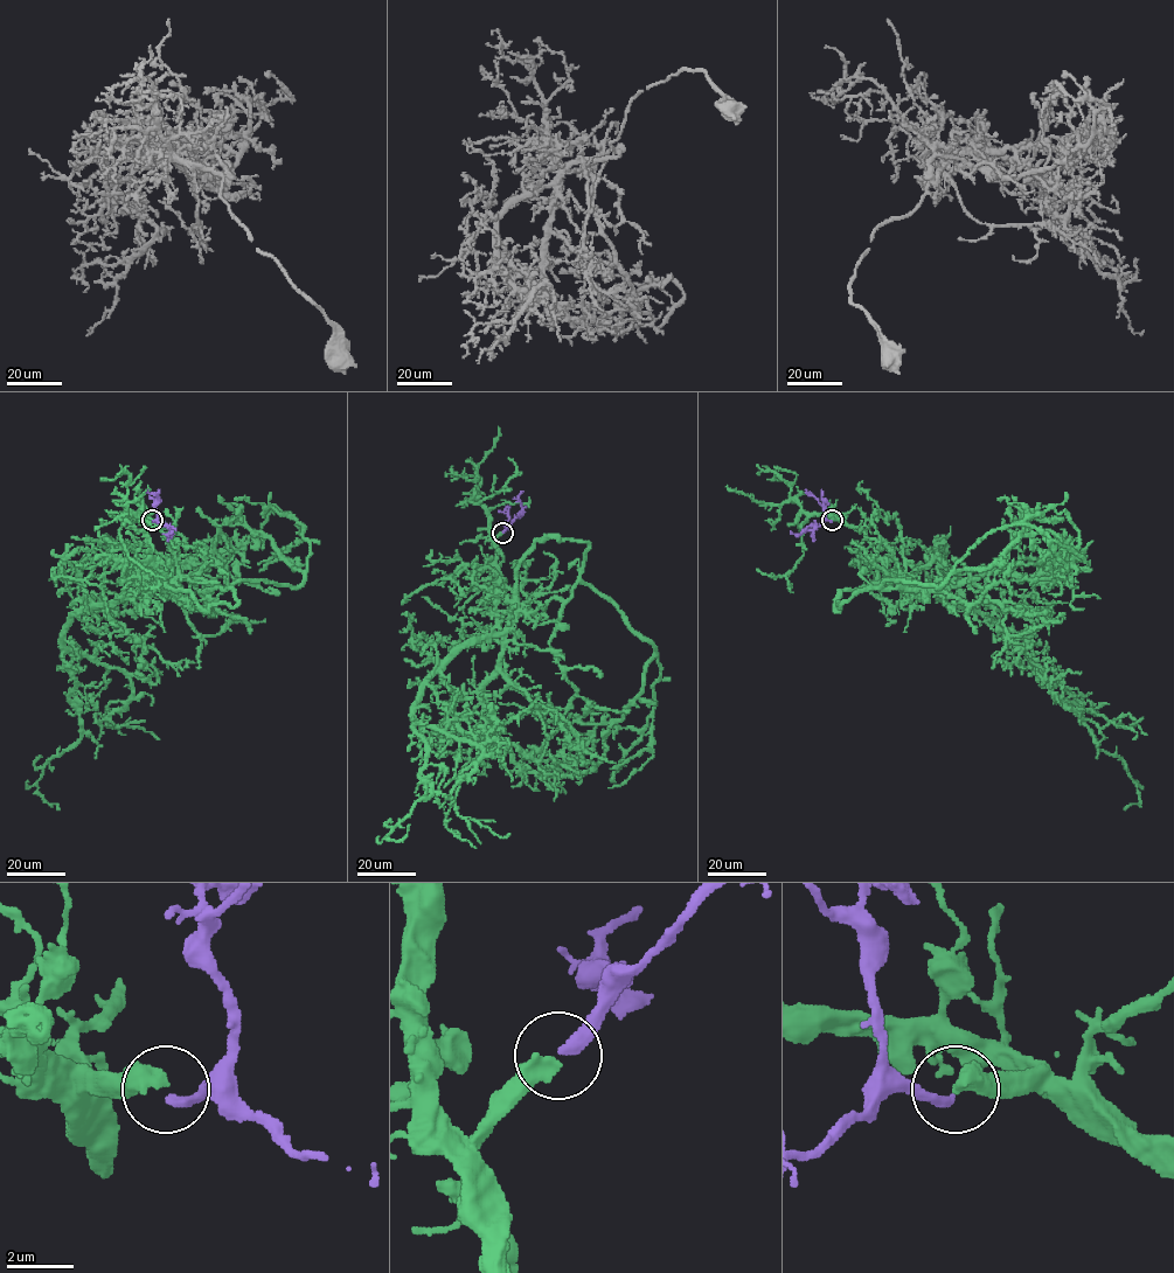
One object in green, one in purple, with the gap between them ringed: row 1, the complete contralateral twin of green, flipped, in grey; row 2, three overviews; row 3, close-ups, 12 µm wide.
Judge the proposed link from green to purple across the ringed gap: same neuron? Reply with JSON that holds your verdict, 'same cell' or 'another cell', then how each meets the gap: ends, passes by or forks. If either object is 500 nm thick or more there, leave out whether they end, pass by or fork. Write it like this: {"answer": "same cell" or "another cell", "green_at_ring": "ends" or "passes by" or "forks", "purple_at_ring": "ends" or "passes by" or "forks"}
{"answer": "same cell"}

